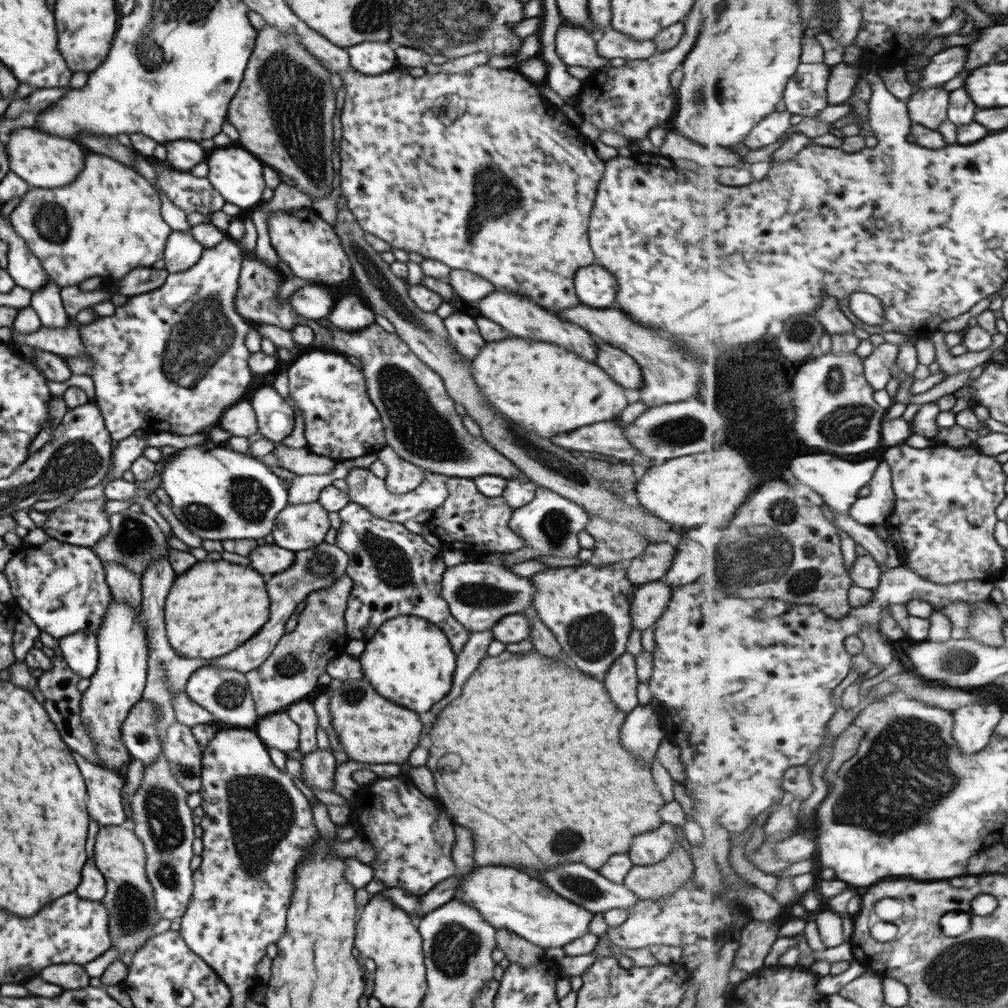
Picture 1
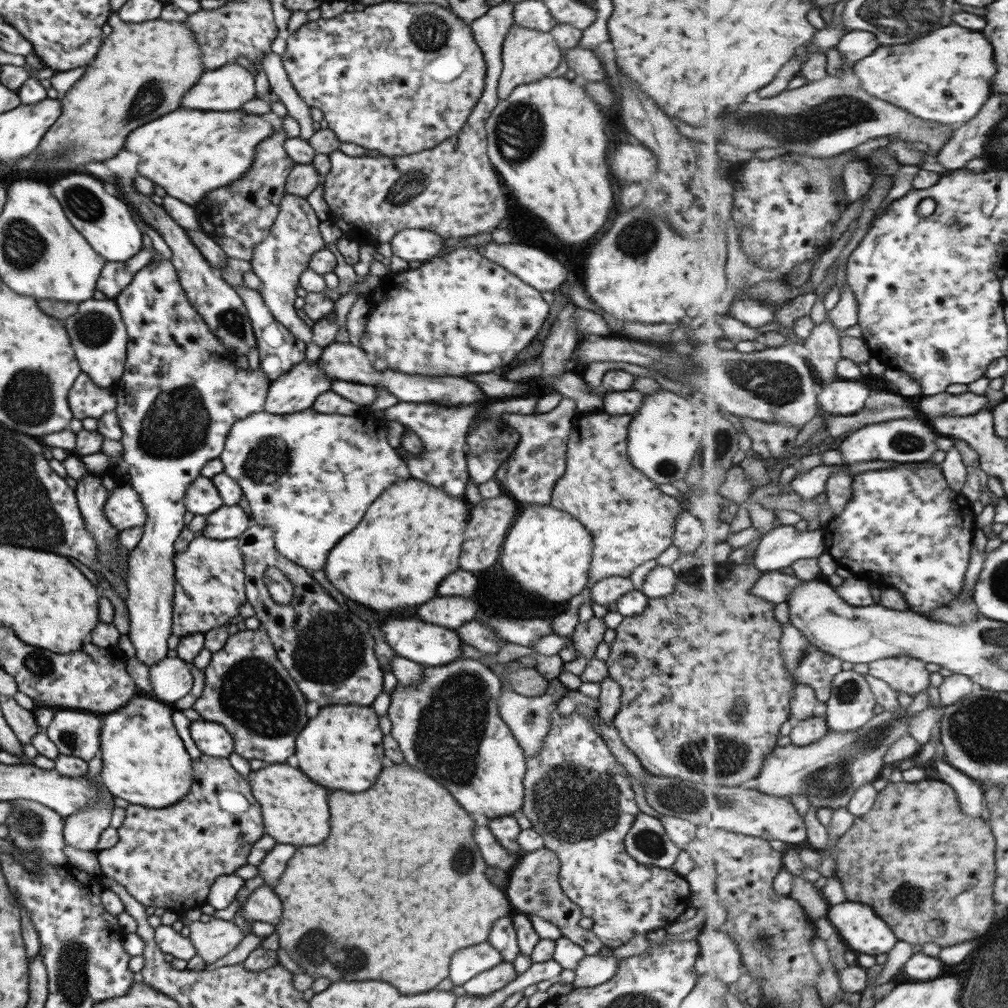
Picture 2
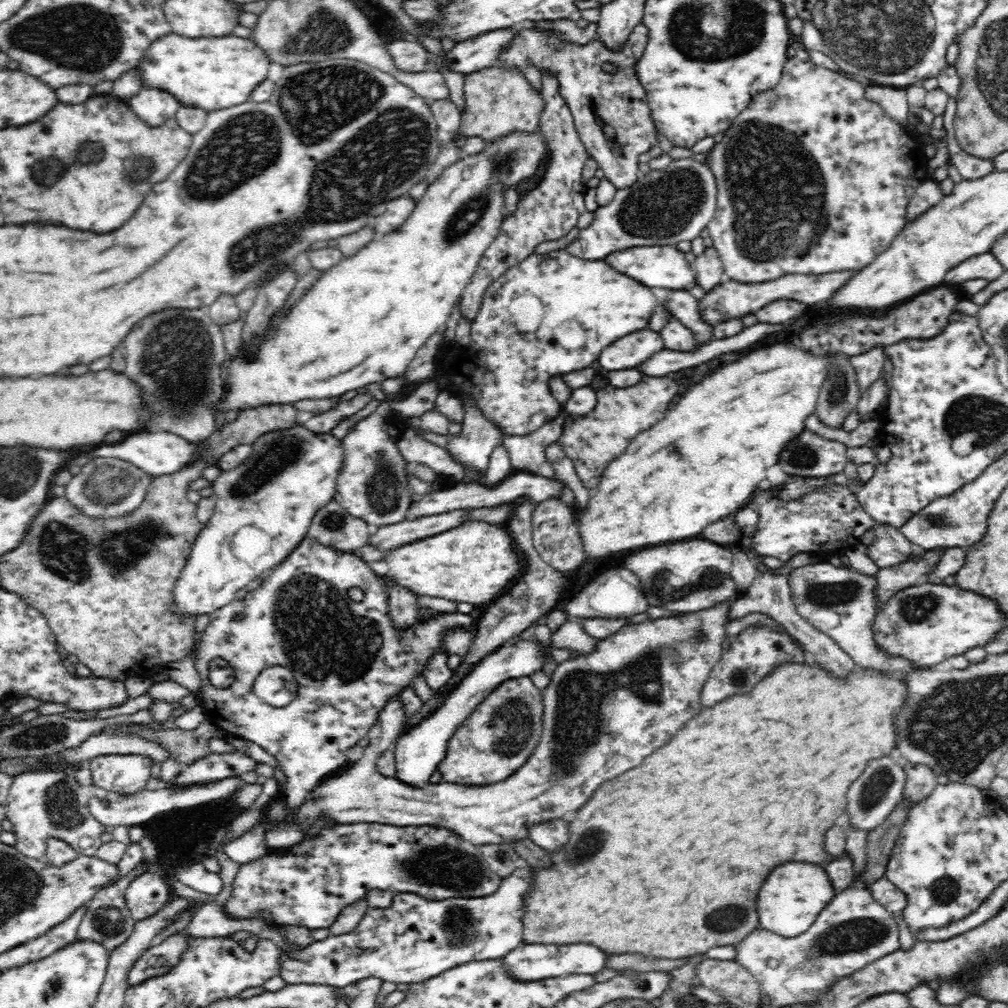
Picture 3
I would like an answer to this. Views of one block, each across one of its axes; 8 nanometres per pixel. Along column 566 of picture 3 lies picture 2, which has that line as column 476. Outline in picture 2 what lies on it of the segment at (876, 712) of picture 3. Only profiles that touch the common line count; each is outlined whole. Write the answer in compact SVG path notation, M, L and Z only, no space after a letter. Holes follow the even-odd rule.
M406 761L401 764L387 762L383 768L384 770L379 774L380 778L376 780L376 784L366 792L334 792L334 794L330 794L330 800L328 800L330 802L330 814L332 814L332 818L330 818L330 828L332 828L330 836L320 846L302 846L302 848L298 848L294 858L288 862L288 868L286 868L284 876L274 886L274 888L280 888L280 900L284 904L280 926L276 926L275 932L279 936L280 948L288 952L290 958L296 961L300 968L304 969L304 973L310 974L316 979L323 976L329 978L332 982L338 982L344 976L344 980L350 980L350 982L358 980L358 968L346 968L344 970L344 968L340 968L340 964L336 966L336 962L332 960L332 944L340 946L340 950L348 950L348 948L358 946L358 952L362 954L360 960L364 962L364 966L360 968L360 980L386 980L388 984L394 984L398 988L398 992L412 996L412 994L418 994L418 992L426 992L428 988L430 990L435 989L448 976L448 966L450 966L452 954L458 952L460 948L487 941L495 922L512 914L513 908L506 891L500 889L493 881L488 880L486 878L487 872L484 872L484 876L482 876L482 854L478 850L478 844L474 842L477 818L464 810L462 805L452 798L452 794L446 790L445 786L430 778L425 772L415 769ZM370 930L374 934L382 932L382 936L362 936L364 932L370 932ZM366 938L370 938L372 946L376 944L376 950L362 950L360 948L360 946L366 944Z

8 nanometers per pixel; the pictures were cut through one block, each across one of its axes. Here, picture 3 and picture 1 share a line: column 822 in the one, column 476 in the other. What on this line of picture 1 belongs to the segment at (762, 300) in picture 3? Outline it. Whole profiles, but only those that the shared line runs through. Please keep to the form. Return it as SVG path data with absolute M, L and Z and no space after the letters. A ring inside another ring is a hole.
M451 269L448 283L465 302L482 300L487 294L496 290L489 280L471 273L469 270Z

